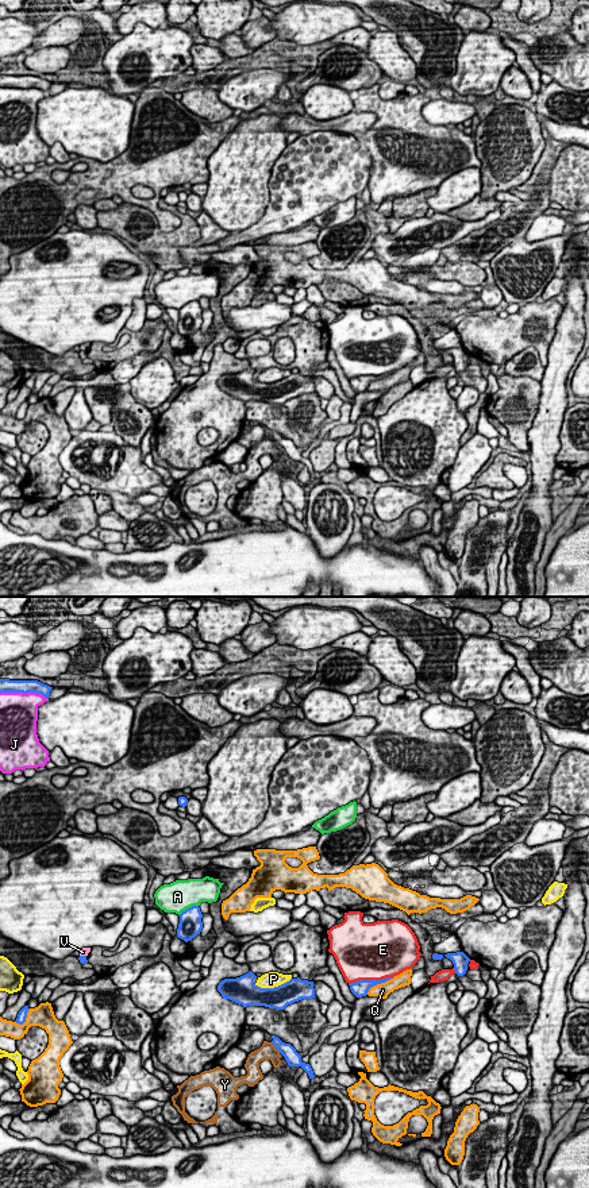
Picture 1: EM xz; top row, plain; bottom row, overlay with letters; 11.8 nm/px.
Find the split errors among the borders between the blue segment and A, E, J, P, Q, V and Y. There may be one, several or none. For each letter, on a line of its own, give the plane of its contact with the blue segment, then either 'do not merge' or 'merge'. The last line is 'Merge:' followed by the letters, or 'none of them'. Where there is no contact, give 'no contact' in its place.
A: xz | do not merge
E: xz | do not merge
J: xz | do not merge
P: xz | do not merge
Q: xz | do not merge
V: xz | do not merge
Y: xz | do not merge
Merge: none of them

